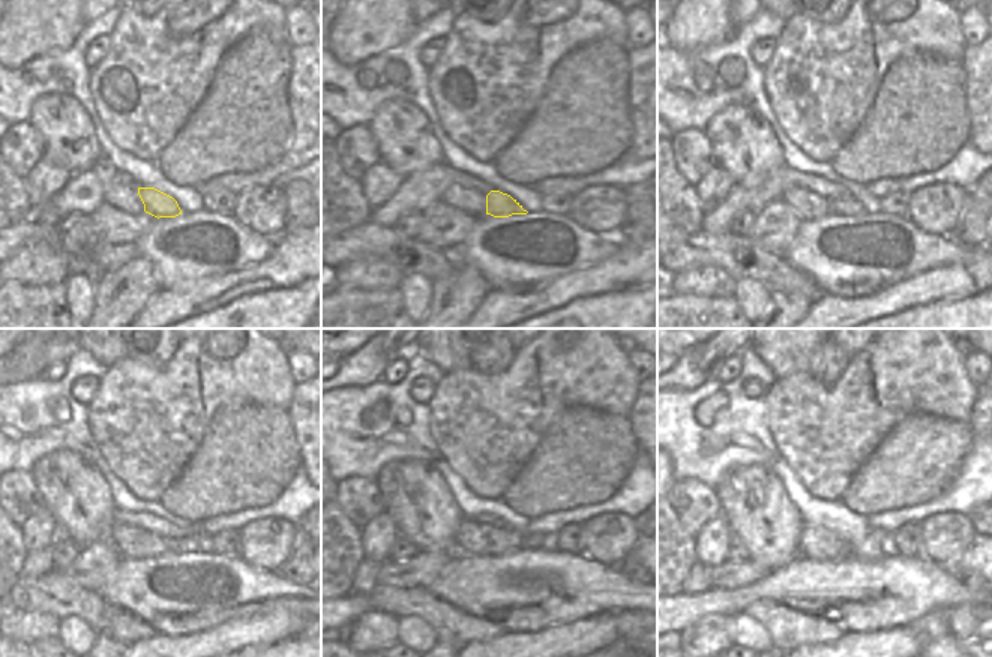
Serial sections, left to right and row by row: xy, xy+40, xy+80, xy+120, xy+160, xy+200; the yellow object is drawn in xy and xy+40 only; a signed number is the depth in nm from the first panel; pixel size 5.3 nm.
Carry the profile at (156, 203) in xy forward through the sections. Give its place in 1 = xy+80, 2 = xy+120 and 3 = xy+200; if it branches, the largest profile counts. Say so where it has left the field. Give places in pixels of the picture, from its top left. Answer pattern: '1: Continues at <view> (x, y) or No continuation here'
1: Continues at xy+80 (841, 206)
2: Continues at xy+120 (186, 545)
3: Continues at xy+200 (877, 536)

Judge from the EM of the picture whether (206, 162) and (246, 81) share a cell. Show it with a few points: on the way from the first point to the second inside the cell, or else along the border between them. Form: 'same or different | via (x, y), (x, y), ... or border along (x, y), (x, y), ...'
same | via (216, 143), (245, 114), (246, 101)

